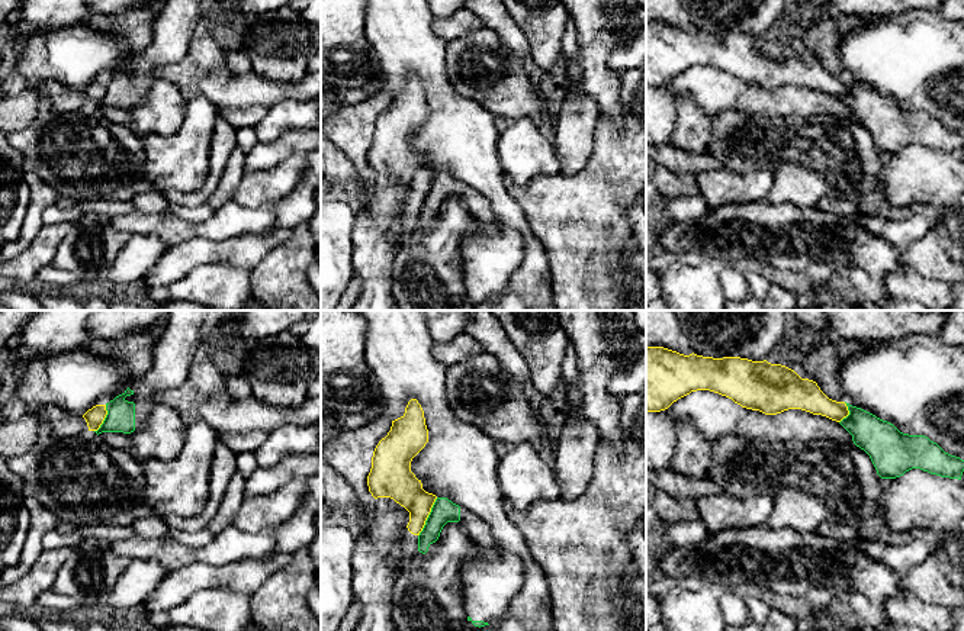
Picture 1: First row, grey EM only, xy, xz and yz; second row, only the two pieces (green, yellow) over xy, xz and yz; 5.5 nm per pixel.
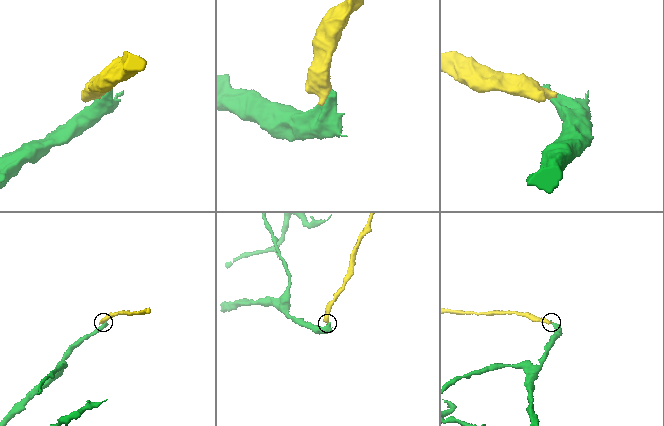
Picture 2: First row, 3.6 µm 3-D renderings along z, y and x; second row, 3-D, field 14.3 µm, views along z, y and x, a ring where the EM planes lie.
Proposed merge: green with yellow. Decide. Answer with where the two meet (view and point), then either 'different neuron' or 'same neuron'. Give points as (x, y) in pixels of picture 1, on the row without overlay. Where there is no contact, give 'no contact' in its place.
contact xz (429, 192); different neuron

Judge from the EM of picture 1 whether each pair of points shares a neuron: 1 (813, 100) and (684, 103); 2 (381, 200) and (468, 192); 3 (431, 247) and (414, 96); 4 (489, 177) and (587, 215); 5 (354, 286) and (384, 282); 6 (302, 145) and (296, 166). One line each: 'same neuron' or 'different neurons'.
1: different neurons
2: different neurons
3: different neurons
4: different neurons
5: different neurons
6: different neurons

